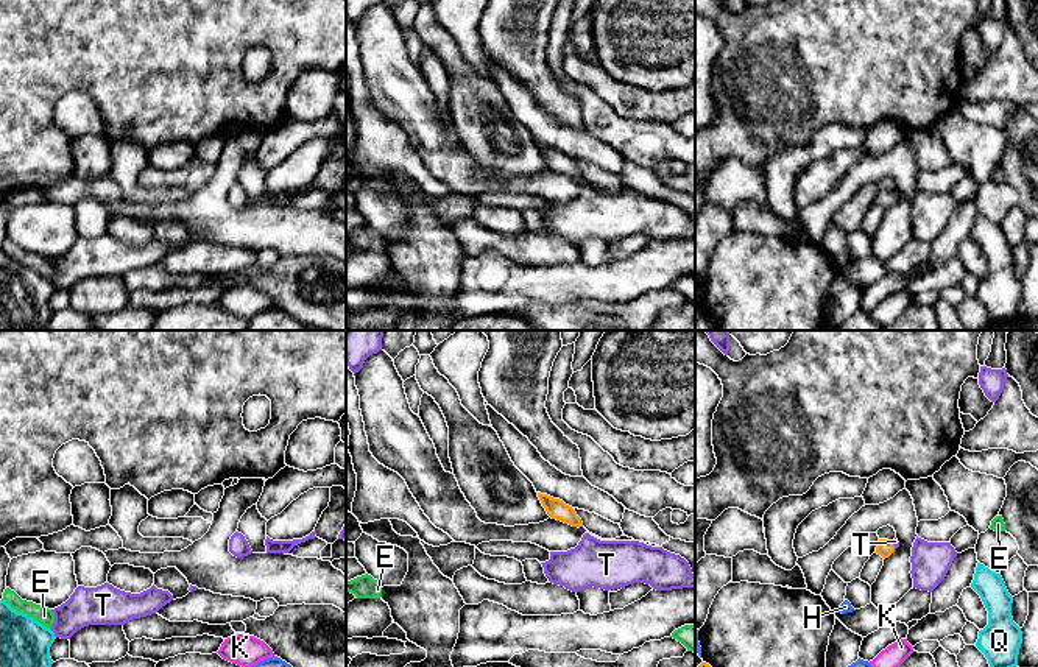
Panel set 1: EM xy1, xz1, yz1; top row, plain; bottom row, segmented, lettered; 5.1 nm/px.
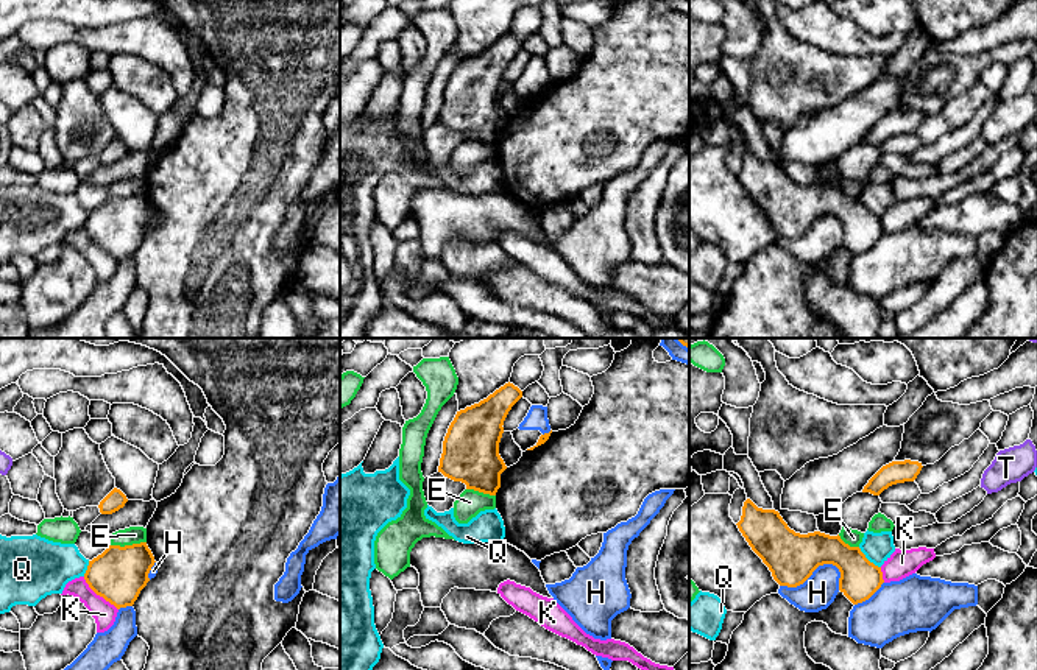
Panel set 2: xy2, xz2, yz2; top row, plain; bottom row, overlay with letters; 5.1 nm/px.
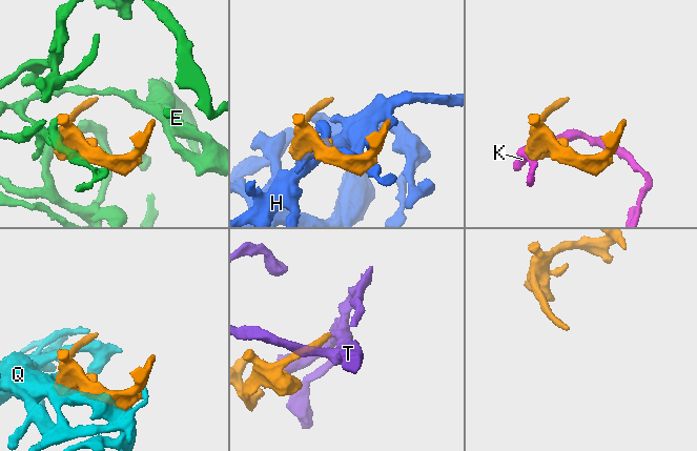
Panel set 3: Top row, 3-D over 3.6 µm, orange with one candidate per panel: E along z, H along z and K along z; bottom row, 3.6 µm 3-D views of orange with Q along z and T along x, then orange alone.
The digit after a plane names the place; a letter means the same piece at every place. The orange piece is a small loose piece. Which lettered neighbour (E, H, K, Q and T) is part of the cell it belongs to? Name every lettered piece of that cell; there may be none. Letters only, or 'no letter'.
T

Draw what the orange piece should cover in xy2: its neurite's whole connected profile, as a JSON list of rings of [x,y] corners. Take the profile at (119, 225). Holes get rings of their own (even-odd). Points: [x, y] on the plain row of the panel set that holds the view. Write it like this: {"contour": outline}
{"contour": [[[147,193],[109,196],[89,212],[84,231],[97,246],[120,260],[134,256],[154,213]]]}

